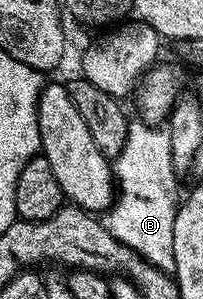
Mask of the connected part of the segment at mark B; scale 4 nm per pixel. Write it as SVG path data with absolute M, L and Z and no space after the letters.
M141 119L131 120L122 153L113 162L113 176L117 197L103 214L104 228L160 271L175 274L174 217L180 204L180 179L173 168L167 128Z

